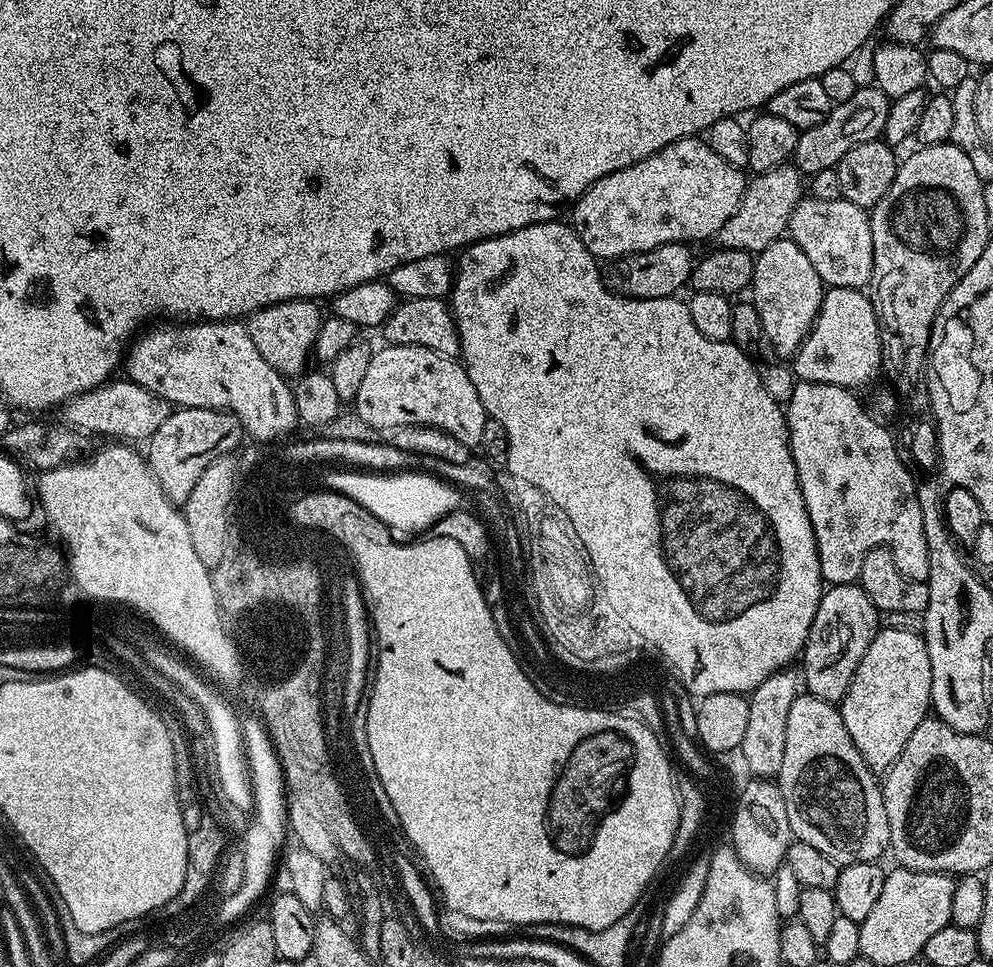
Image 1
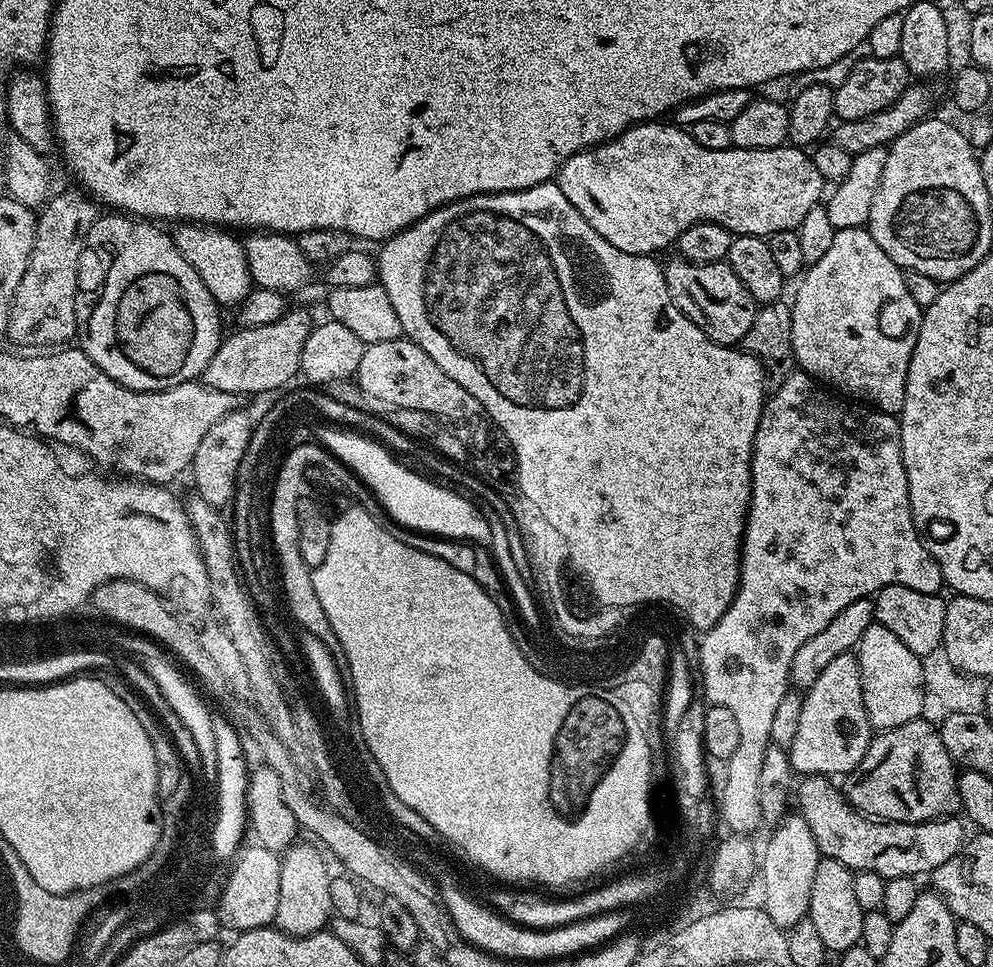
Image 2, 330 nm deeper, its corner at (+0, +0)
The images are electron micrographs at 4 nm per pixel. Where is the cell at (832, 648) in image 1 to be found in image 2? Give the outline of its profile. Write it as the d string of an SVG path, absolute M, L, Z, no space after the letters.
M852 652L838 654L838 658L834 658L834 662L830 662L822 674L818 674L814 686L803 693L803 698L798 734L794 734L794 742L786 750L793 773L801 777L840 778L855 770L858 762L862 762L874 735L866 706L862 702L859 659Z

